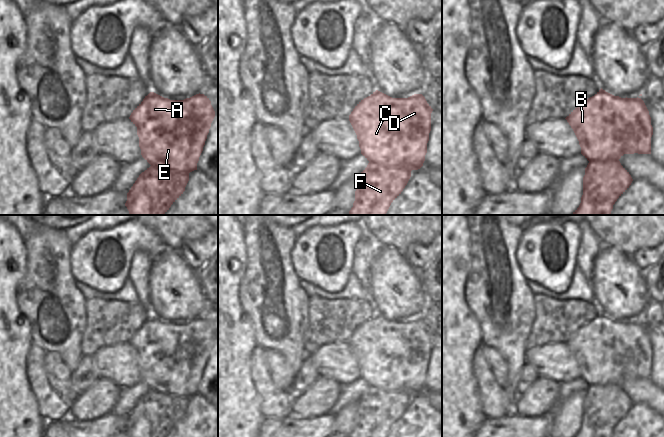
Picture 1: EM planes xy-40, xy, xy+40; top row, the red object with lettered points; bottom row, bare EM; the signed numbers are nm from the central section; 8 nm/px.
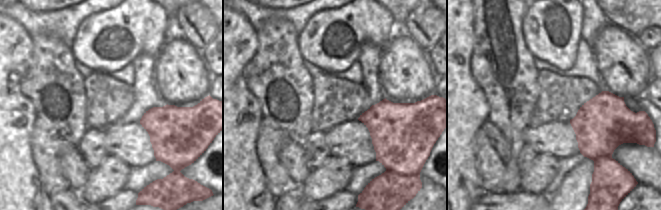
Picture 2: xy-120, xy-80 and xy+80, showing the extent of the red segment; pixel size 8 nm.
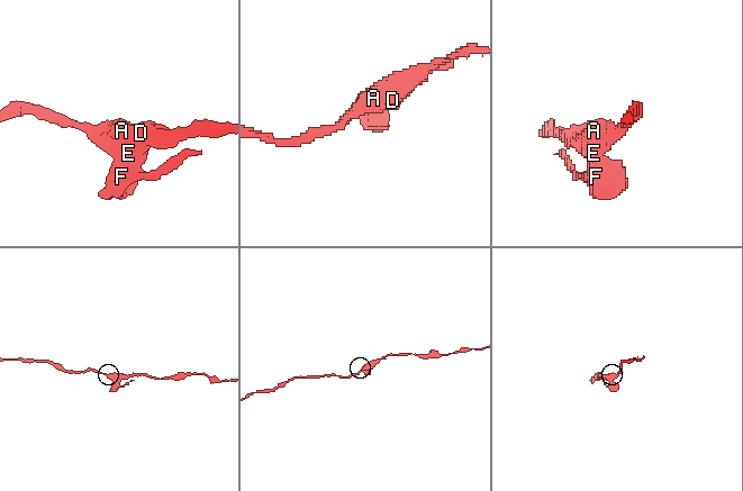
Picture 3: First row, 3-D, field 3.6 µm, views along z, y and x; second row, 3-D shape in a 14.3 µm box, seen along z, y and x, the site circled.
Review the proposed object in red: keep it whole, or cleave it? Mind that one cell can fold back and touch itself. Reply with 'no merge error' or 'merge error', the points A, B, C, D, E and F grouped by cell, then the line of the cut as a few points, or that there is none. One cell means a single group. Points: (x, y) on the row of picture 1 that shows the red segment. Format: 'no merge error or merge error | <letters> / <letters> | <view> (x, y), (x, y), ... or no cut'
merge error | A B C D E / F | xy (369, 161), (384, 166), (411, 167), (413, 169)

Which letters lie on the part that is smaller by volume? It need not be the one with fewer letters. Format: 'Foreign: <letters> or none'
Foreign: F

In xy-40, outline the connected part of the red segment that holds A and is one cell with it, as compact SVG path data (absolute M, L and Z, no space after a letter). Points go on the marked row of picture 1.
M150 92L133 110L129 119L137 127L142 157L151 165L174 172L197 170L215 111L204 94L196 94L184 100L170 100Z

